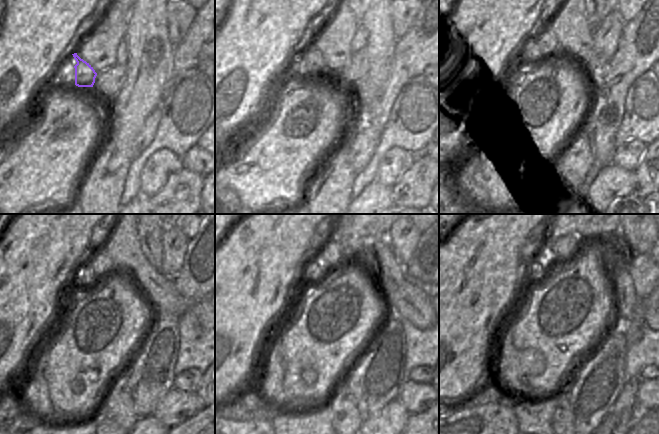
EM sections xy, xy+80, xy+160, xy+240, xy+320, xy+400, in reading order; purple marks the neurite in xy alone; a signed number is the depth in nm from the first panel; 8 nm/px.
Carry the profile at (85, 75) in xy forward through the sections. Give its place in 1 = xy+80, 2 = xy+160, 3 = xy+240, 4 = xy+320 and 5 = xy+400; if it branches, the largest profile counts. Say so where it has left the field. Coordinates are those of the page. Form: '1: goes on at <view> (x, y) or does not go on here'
1: goes on at xy+80 (311, 61)
2: goes on at xy+160 (545, 45)
3: goes on at xy+240 (100, 264)
4: goes on at xy+320 (332, 251)
5: goes on at xy+400 (563, 248)

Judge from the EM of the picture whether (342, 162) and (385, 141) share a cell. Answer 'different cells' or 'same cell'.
different cells

